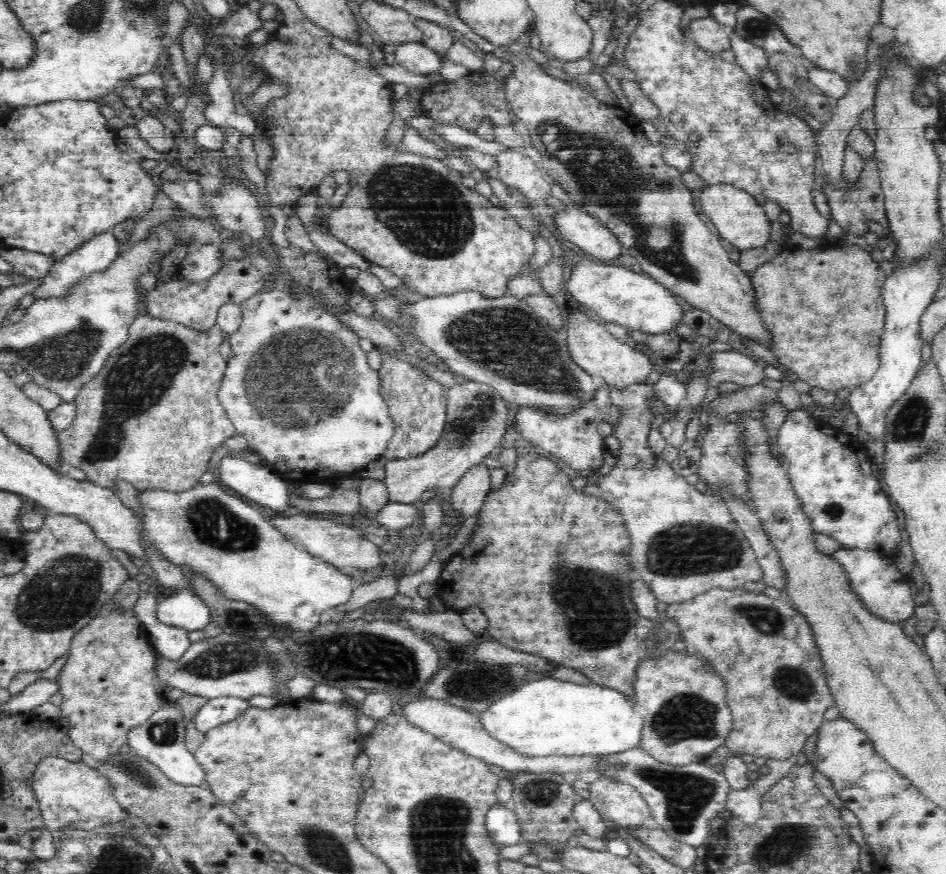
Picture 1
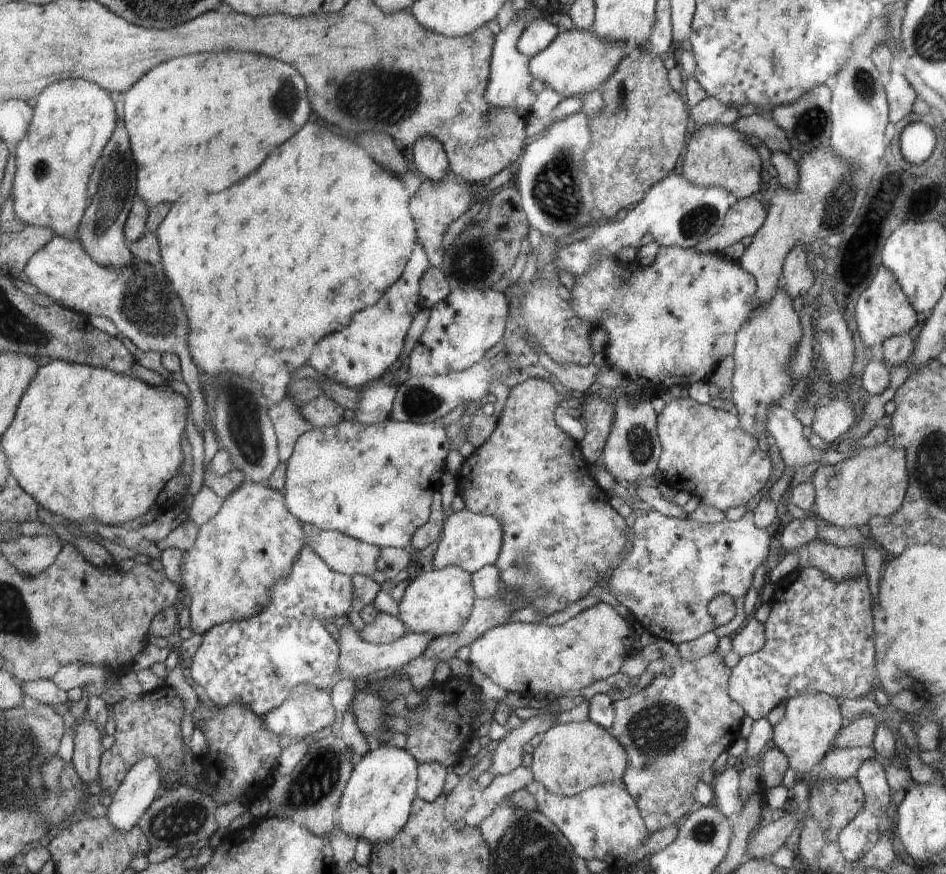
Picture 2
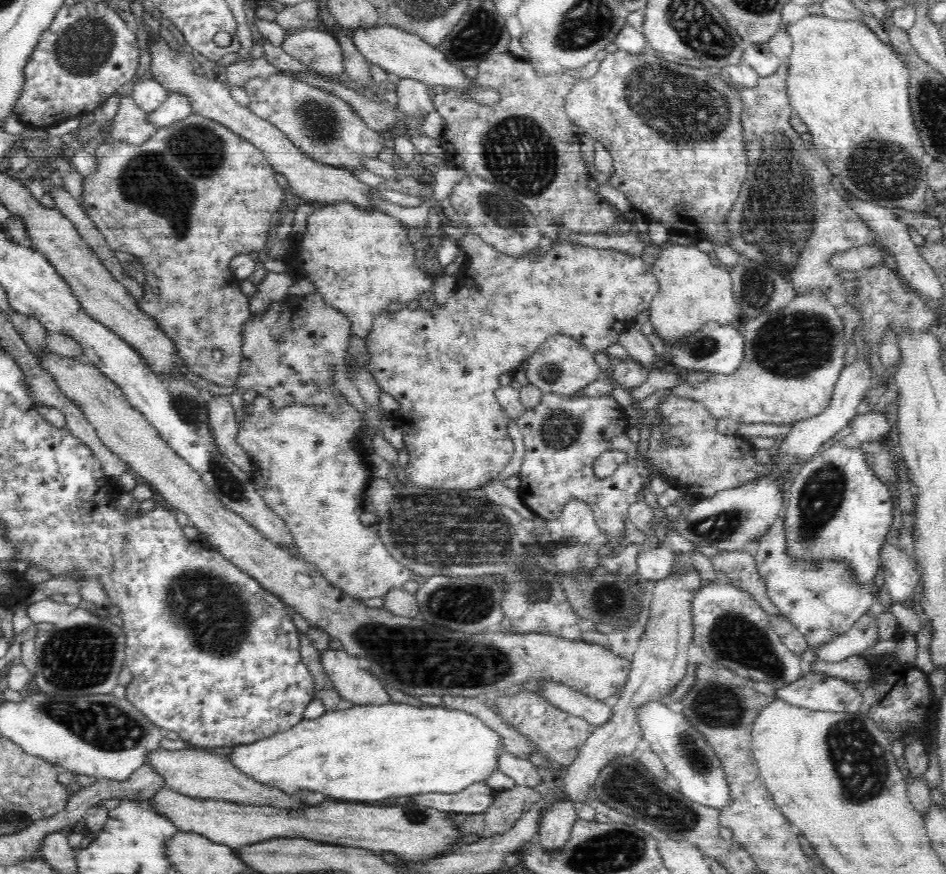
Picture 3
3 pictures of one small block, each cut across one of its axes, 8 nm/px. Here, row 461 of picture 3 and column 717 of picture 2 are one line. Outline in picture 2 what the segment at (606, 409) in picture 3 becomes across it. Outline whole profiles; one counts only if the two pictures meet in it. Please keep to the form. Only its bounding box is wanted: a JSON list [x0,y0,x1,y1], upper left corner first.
[606,511,770,645]

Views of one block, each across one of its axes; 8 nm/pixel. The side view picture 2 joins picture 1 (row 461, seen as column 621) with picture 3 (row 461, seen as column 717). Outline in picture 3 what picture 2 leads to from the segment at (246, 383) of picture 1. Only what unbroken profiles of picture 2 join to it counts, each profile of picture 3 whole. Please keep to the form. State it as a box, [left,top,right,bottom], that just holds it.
[236,388,415,600]

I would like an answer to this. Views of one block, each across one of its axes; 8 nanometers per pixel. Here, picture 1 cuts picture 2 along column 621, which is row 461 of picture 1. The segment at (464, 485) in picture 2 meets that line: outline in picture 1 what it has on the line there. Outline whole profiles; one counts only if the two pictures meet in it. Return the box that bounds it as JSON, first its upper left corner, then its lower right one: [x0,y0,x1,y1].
[434,449,642,700]

